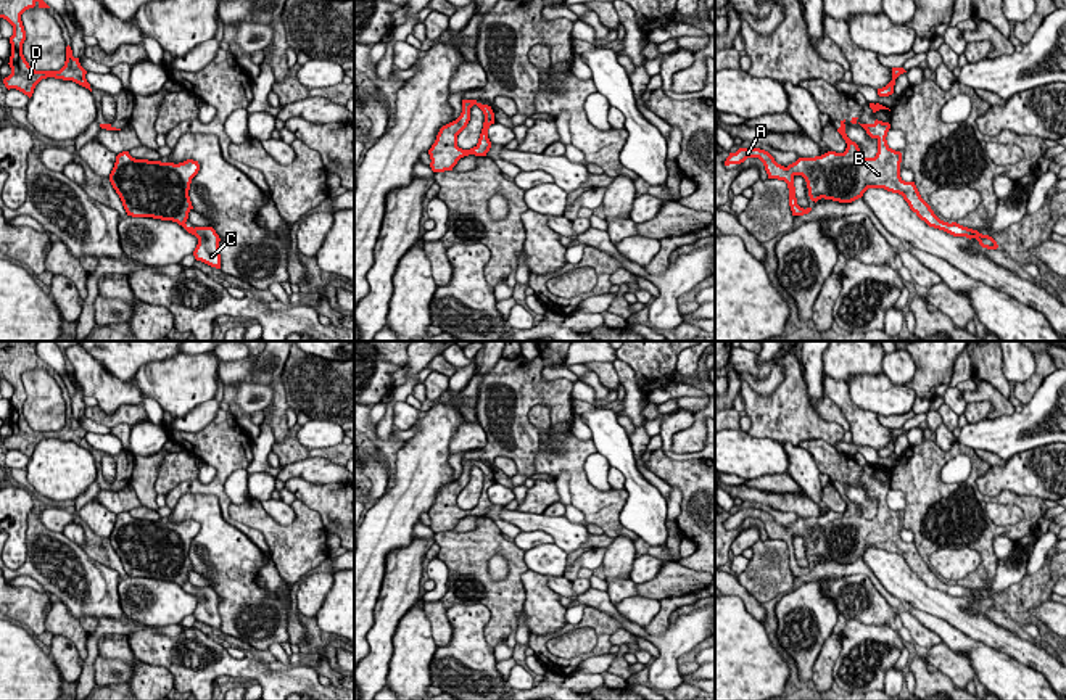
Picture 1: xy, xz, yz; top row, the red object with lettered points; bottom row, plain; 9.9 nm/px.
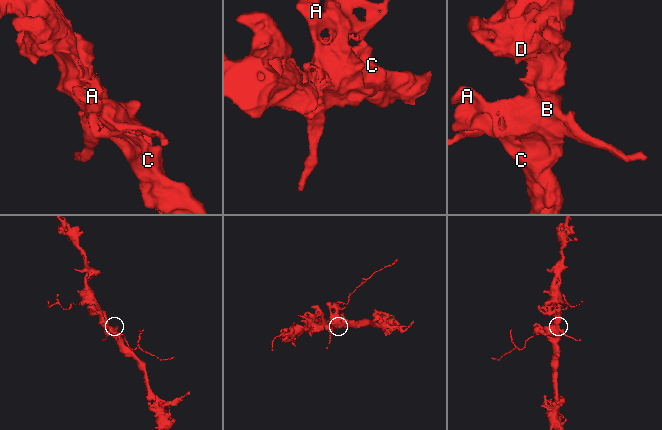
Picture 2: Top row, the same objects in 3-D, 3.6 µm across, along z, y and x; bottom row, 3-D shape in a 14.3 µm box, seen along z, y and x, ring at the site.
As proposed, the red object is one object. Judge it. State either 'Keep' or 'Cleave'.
Keep

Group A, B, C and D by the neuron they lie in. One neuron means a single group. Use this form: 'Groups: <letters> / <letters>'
Groups: A B C D

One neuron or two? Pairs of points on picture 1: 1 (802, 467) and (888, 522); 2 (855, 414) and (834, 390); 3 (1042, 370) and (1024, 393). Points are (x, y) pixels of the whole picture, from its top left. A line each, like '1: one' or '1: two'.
1: two
2: one
3: one

